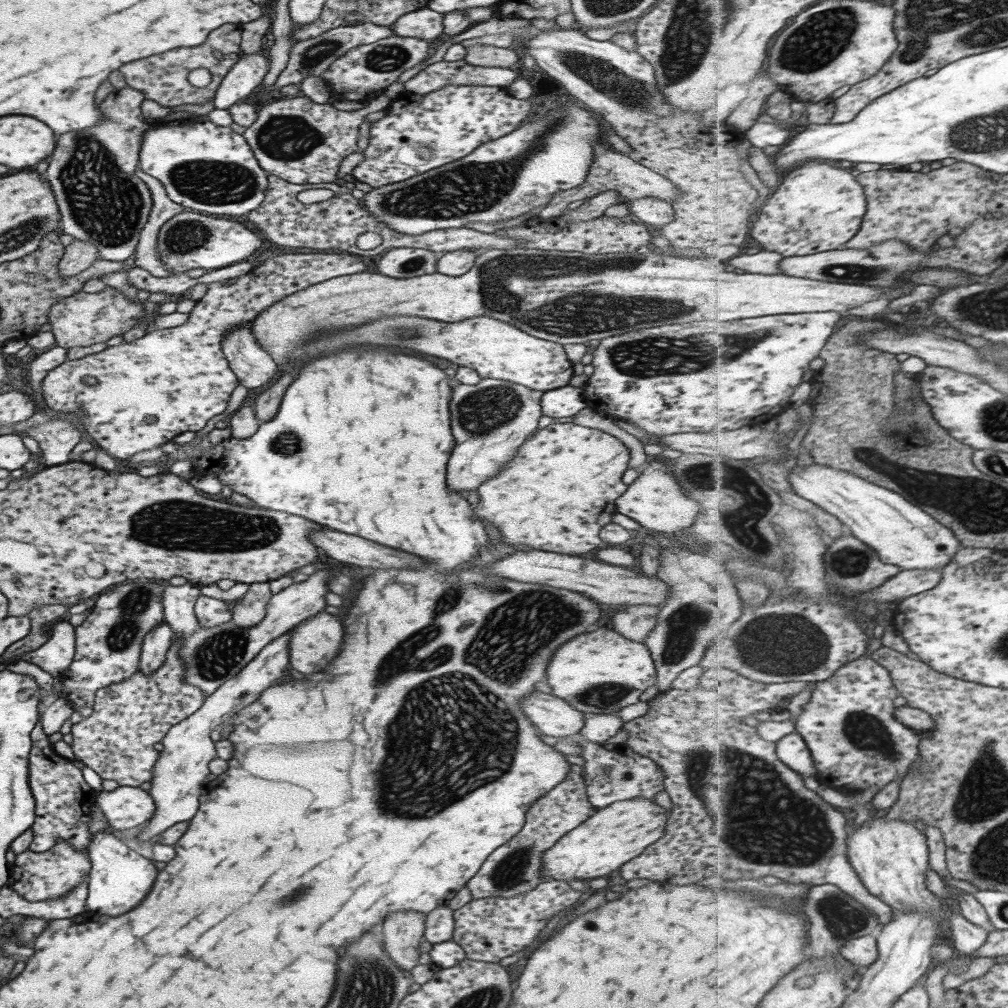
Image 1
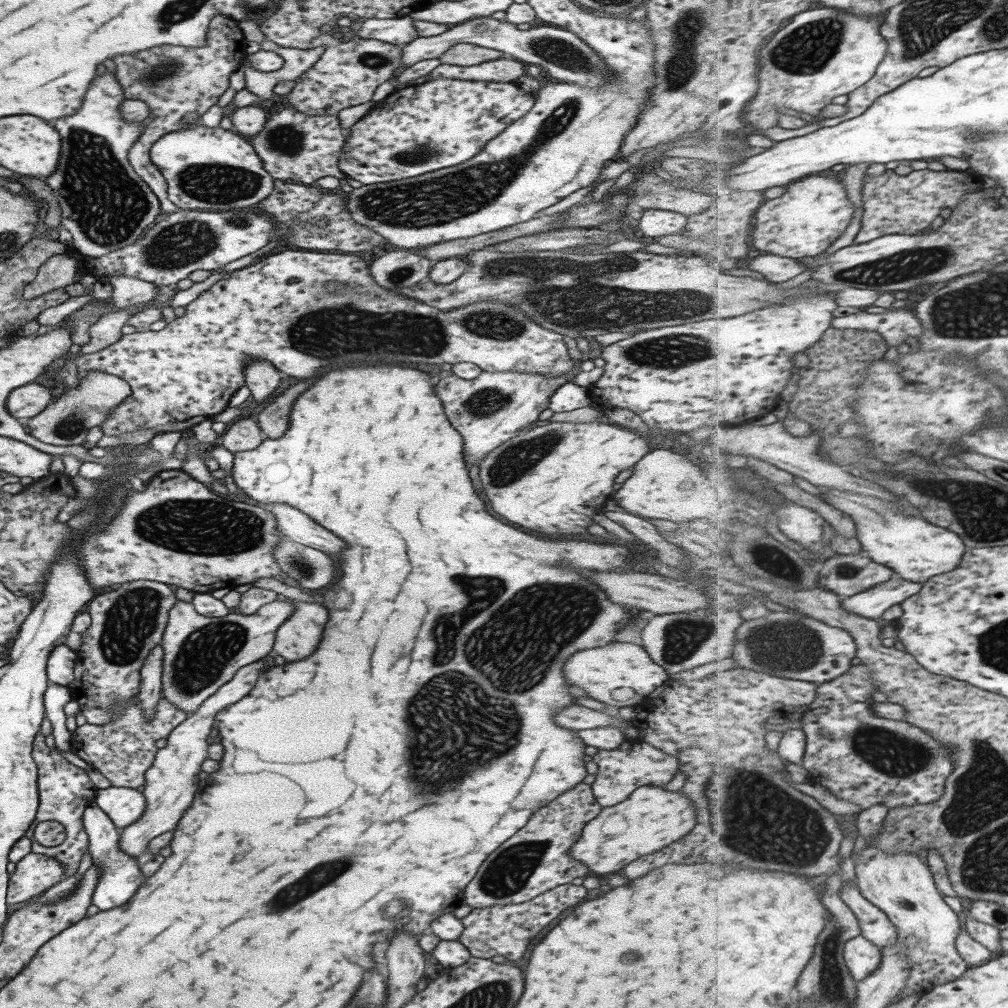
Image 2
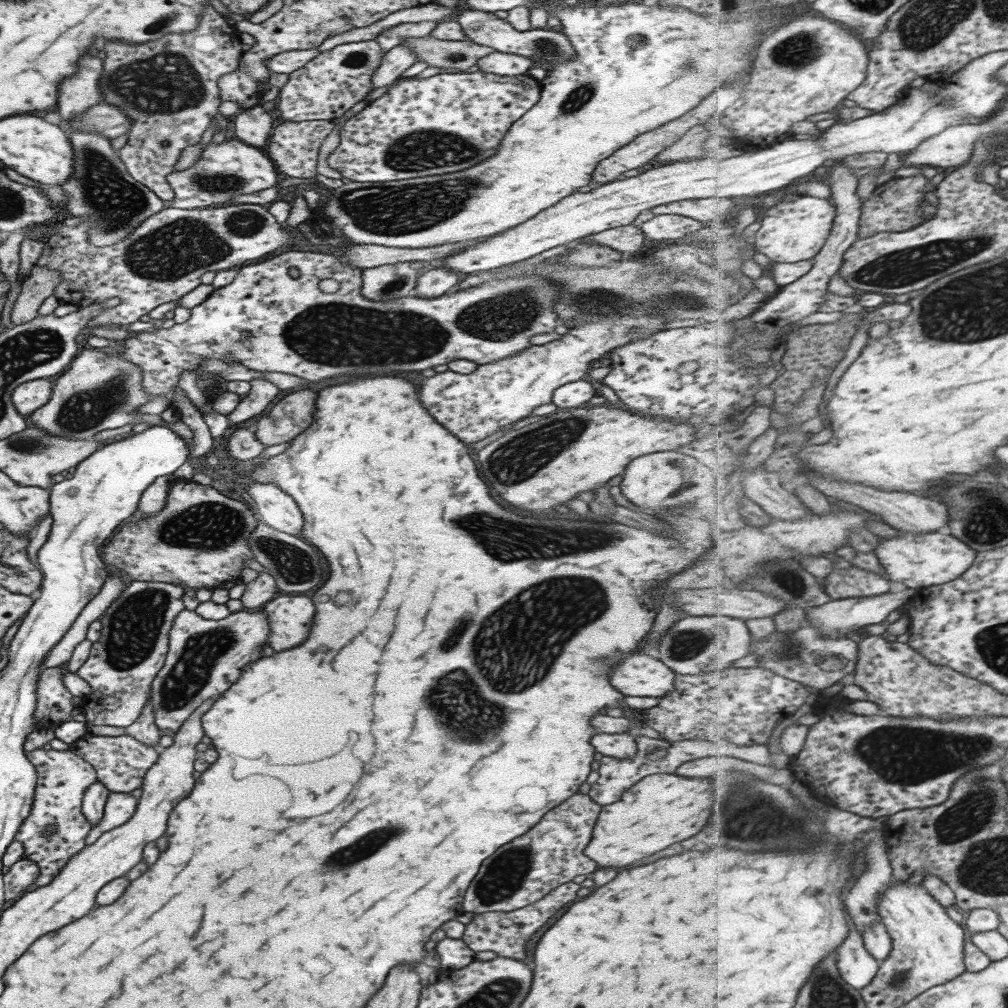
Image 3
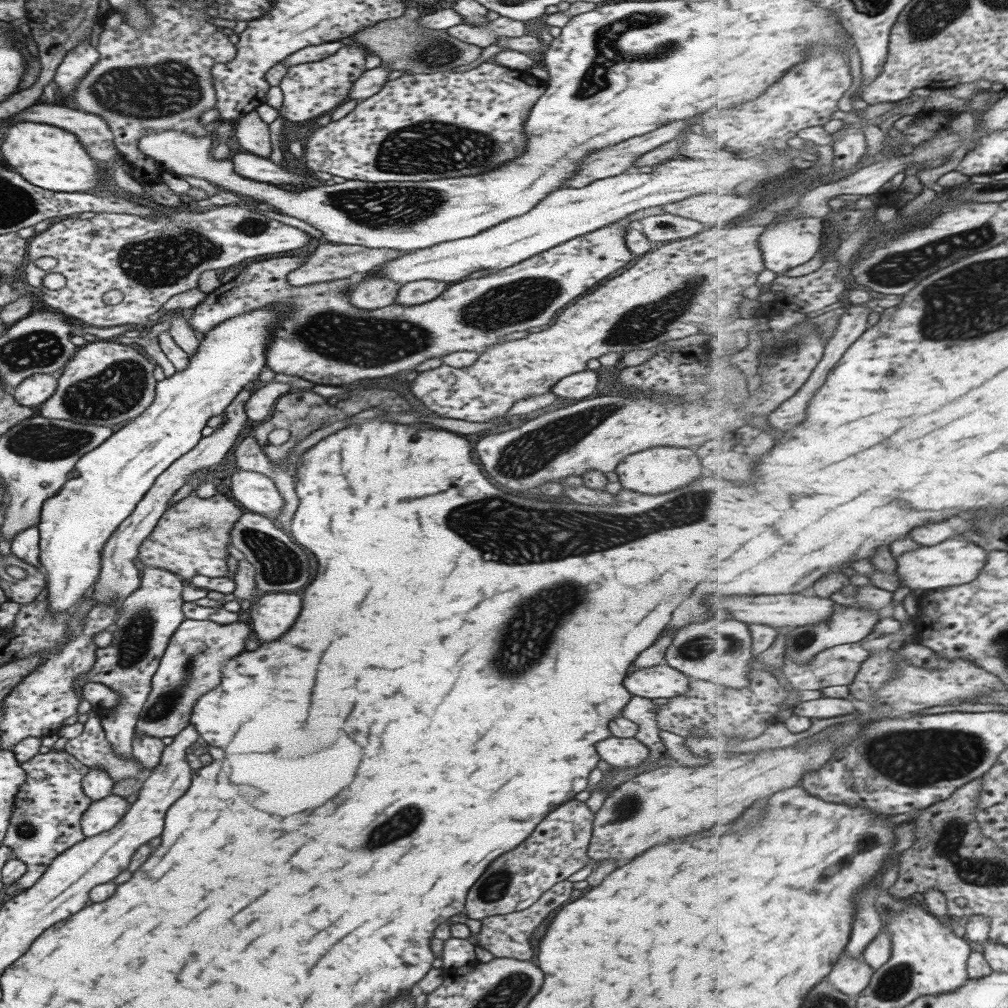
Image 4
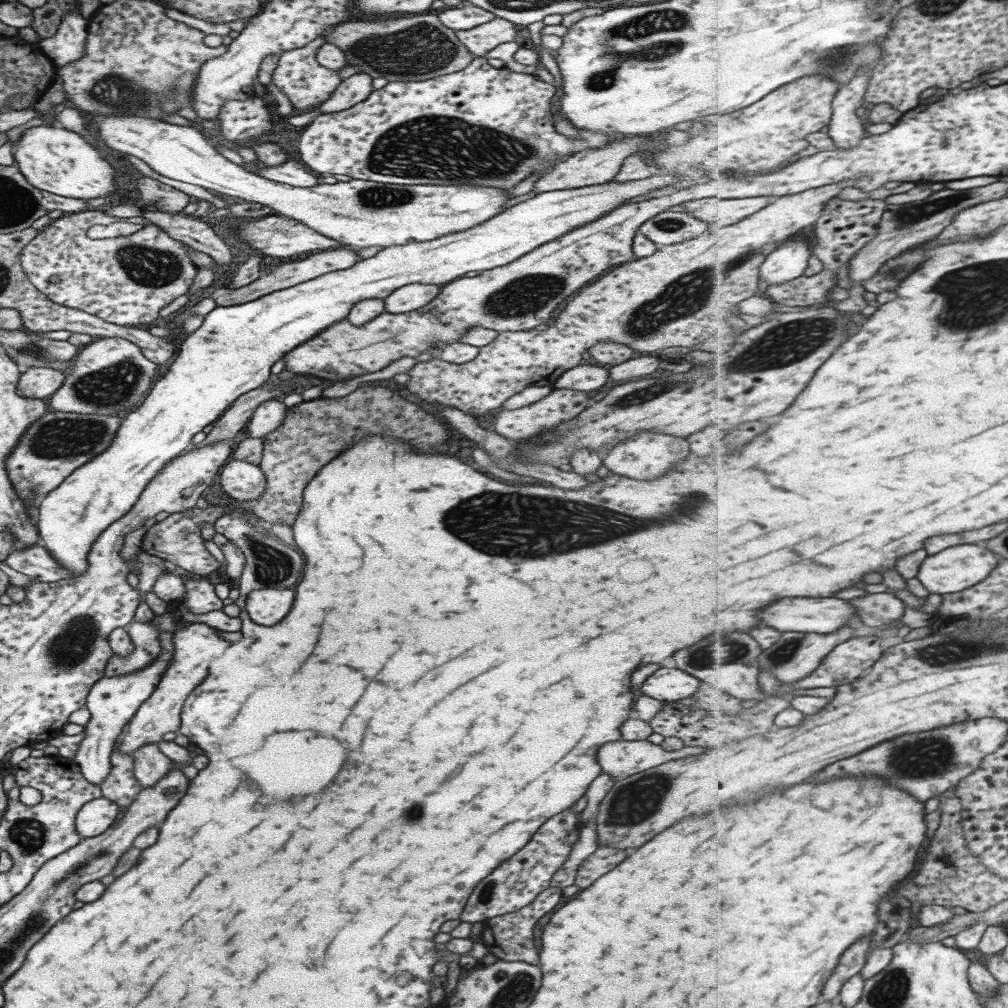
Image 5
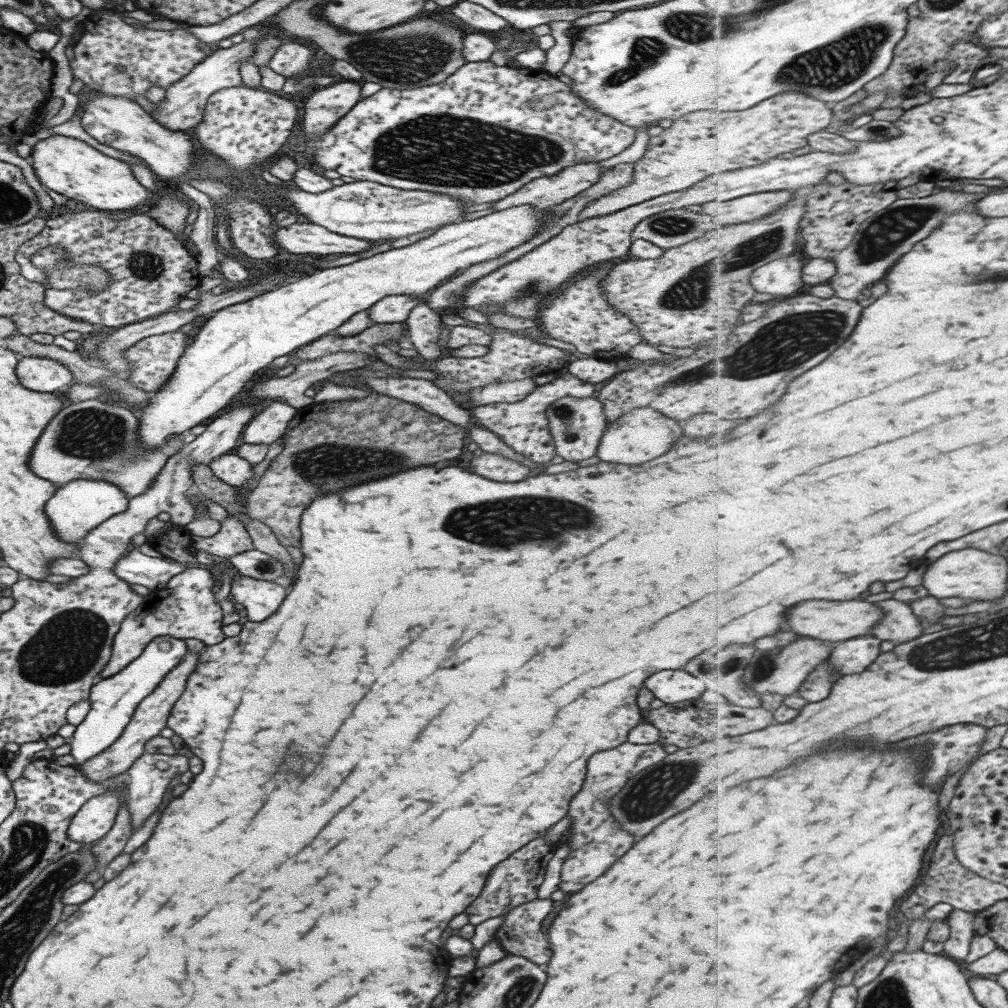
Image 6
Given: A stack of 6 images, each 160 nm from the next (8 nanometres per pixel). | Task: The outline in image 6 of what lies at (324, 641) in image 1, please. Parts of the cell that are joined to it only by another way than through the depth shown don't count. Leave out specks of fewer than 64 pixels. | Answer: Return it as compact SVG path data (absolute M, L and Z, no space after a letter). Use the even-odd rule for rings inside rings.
M239 573L230 580L229 594L233 597L232 602L243 606L244 616L250 622L259 622L271 616L287 592L287 589L274 582L243 577Z

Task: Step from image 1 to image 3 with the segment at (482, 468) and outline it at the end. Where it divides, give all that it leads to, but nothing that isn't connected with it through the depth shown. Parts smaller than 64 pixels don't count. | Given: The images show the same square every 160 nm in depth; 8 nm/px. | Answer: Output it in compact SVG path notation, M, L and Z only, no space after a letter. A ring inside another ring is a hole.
M610 314L596 320L596 322L577 323L579 325L571 329L568 328L569 331L562 335L561 339L543 345L531 345L529 348L505 359L477 365L475 370L469 374L464 375L447 369L431 377L425 377L419 388L418 399L421 400L421 404L425 404L425 410L455 438L458 438L465 445L475 444L475 442L485 440L487 436L491 436L493 432L497 432L503 426L508 427L509 424L530 416L533 408L542 404L549 404L555 388L583 378L590 369L592 361L607 357L607 353L613 348L662 331L663 327L661 326L666 323L666 318L656 316L656 314L640 314L639 316Z

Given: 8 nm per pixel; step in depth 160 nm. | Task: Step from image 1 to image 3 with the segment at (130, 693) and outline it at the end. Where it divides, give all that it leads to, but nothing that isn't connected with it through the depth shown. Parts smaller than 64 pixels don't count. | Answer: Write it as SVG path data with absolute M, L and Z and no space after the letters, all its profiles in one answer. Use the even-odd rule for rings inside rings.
M87 731L69 745L69 750L88 762L95 771L97 782L110 792L129 793L142 785L145 771L157 760L159 748L140 744L129 735L97 736Z

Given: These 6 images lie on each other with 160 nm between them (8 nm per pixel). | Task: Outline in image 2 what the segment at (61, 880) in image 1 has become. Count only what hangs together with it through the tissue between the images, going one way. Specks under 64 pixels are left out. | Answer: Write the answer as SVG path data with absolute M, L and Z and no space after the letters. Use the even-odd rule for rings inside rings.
M37 853L26 854L15 863L6 886L7 904L31 901L57 884L64 876L64 866L53 857Z

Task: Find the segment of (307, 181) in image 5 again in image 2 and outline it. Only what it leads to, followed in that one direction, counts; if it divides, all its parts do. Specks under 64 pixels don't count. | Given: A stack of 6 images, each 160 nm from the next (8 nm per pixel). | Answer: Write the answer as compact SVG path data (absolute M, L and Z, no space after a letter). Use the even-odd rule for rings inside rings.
M197 124L185 129L168 132L155 140L150 147L149 160L158 168L166 181L166 197L179 209L186 211L222 212L245 209L260 203L272 191L270 174L263 170L261 160L253 147L233 129L206 128Z

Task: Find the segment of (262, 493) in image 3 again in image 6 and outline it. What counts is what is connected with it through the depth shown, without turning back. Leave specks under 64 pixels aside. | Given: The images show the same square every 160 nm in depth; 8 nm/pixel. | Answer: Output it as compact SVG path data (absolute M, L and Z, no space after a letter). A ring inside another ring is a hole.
M229 452L211 460L208 464L213 476L231 487L239 488L253 478L251 464L245 459Z

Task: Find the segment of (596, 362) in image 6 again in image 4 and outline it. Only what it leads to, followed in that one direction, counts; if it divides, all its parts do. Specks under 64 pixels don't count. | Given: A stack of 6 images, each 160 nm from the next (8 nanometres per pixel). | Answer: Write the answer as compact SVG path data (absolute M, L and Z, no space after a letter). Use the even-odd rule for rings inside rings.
M586 368L581 372L564 376L550 388L550 391L559 399L581 400L589 396L600 385L595 371Z

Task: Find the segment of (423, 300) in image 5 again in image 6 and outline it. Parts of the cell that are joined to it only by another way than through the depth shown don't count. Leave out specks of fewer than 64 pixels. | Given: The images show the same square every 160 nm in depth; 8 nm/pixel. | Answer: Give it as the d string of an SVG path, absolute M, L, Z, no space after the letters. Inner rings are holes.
M409 295L384 296L368 310L369 318L375 324L403 323L407 314L417 306L417 301Z

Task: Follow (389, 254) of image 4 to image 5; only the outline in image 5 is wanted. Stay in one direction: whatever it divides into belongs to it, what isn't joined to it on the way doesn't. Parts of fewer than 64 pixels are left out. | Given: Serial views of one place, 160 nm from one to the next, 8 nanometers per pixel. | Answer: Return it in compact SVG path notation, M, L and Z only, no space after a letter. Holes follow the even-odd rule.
M349 246L337 247L334 249L318 251L315 254L308 255L299 261L290 261L288 263L281 263L275 266L264 276L259 276L251 283L235 289L227 289L220 287L210 294L216 306L243 304L245 301L255 300L257 297L265 296L270 292L275 292L283 288L289 288L296 284L313 280L326 272L333 272L335 270L343 270L349 268L360 261L359 256L355 253L356 248Z

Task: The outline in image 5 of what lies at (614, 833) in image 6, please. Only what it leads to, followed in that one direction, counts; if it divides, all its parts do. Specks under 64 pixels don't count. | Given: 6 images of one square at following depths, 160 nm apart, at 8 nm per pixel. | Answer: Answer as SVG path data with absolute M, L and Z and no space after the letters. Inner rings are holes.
M655 738L630 741L621 739L601 744L597 750L597 764L600 772L621 780L673 760L677 755L674 751L663 750L655 743ZM598 846L591 855L589 855L582 863L577 867L577 873L573 884L580 889L591 886L595 880L593 878L599 878L603 876L605 872L609 872L613 866L617 866L621 860L625 858L625 852L623 850L617 850L612 846Z

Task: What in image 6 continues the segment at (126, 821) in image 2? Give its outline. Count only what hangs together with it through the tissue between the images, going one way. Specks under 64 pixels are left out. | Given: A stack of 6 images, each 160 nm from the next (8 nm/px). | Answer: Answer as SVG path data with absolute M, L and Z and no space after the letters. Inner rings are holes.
M106 790L86 800L70 820L65 832L67 839L81 844L97 842L111 828L121 803L121 793L117 790Z

